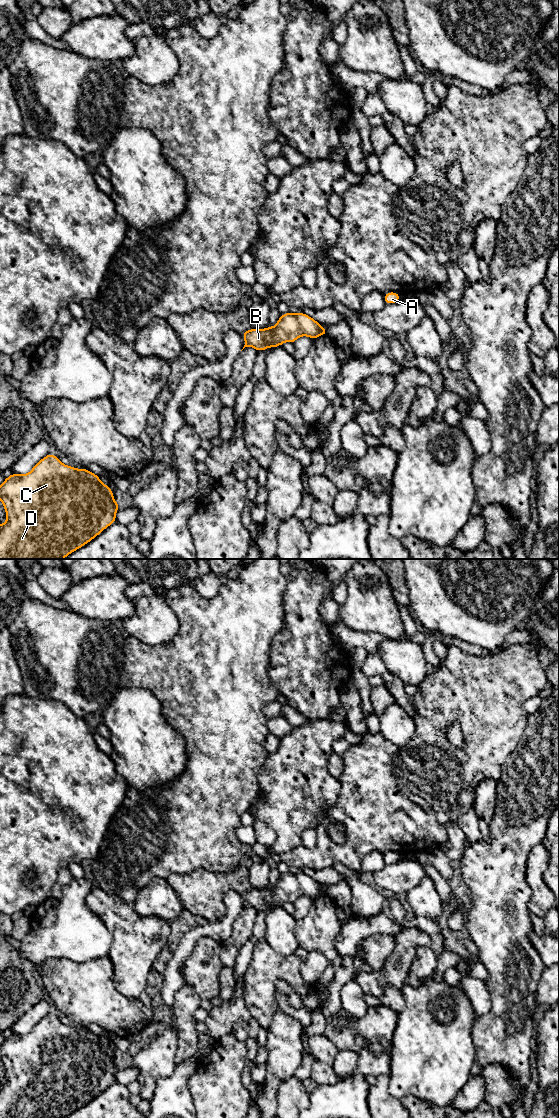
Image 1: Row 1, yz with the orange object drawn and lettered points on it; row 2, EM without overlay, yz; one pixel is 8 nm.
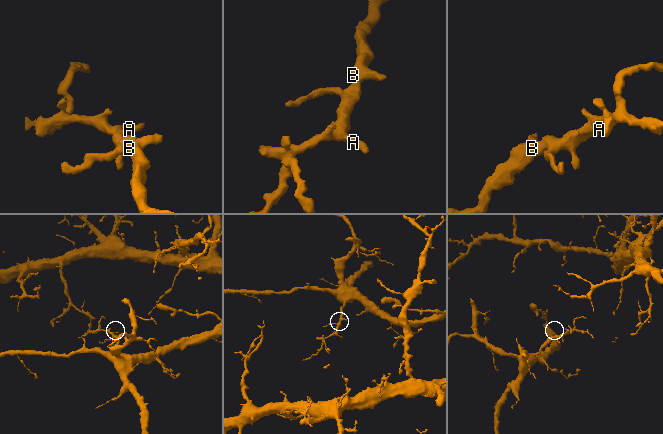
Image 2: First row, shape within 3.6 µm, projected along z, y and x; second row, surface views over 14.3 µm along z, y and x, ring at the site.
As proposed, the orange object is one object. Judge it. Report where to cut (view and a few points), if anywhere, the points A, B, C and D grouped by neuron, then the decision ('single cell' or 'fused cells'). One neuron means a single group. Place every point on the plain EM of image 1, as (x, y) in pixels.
no cut | A B C D | single cell

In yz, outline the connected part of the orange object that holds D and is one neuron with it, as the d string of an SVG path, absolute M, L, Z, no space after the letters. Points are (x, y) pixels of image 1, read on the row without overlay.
M49 1013L47 1016L39 1020L29 1033L12 1033L9 1037L5 1038L0 1046L0 1060L6 1072L6 1083L3 1085L0 1084L0 1118L65 1118L89 1103L104 1089L115 1083L116 1072L121 1065L114 1060L111 1048L102 1043L98 1035L84 1028L77 1029L72 1026L67 1026L52 1013Z

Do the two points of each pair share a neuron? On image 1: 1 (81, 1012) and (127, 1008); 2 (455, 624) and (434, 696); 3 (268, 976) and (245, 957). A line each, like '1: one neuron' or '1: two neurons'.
1: one neuron
2: two neurons
3: two neurons

